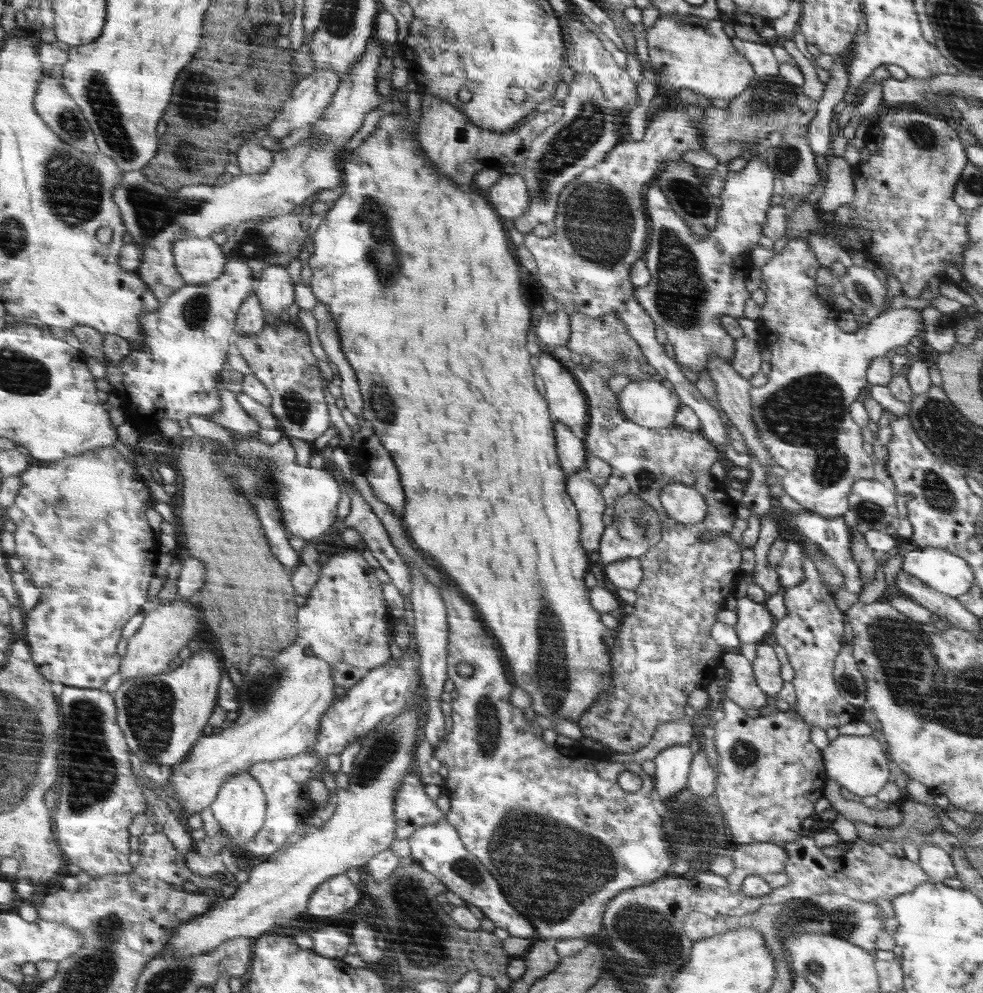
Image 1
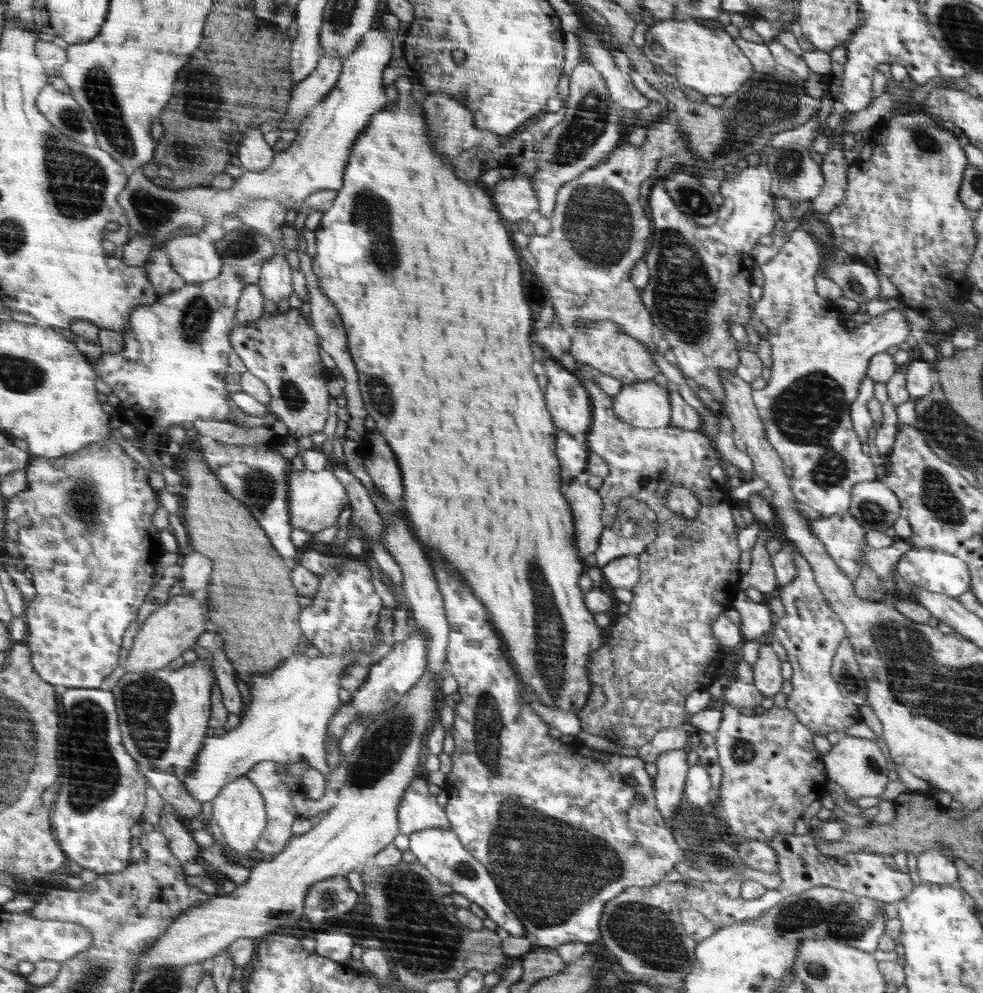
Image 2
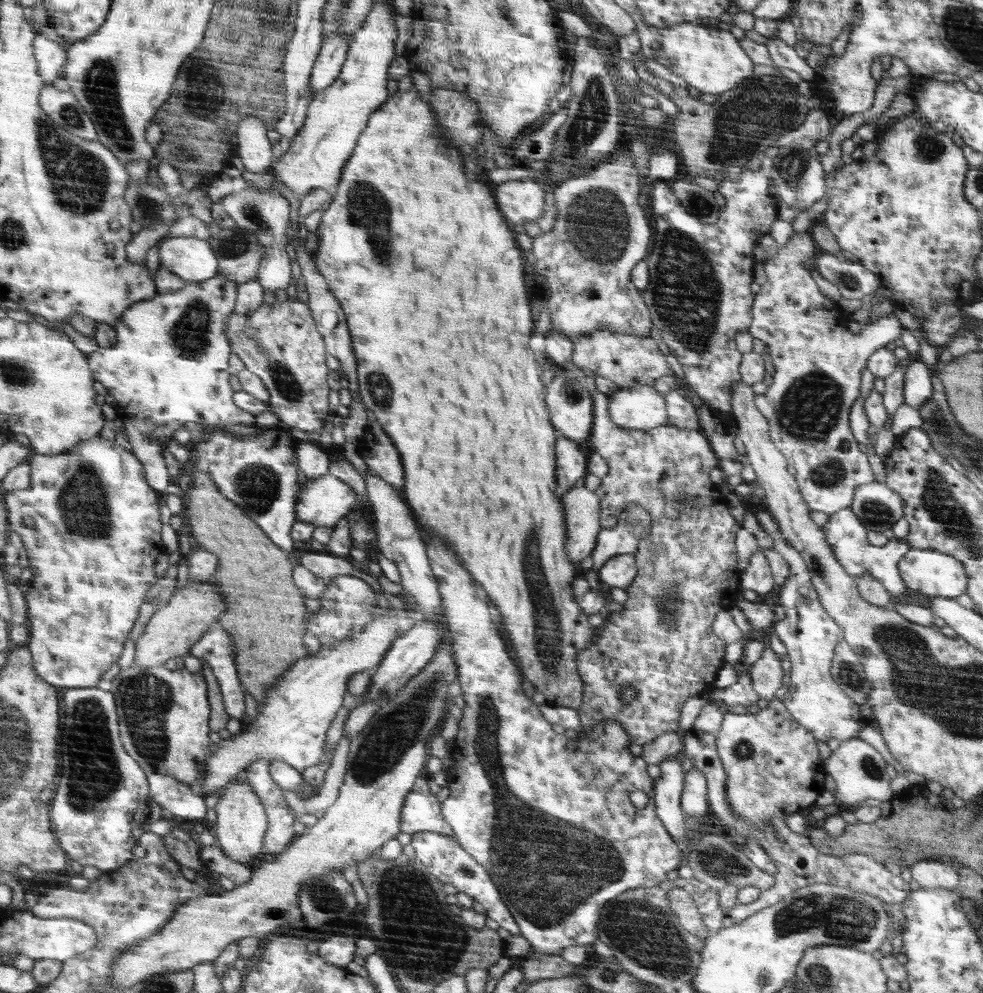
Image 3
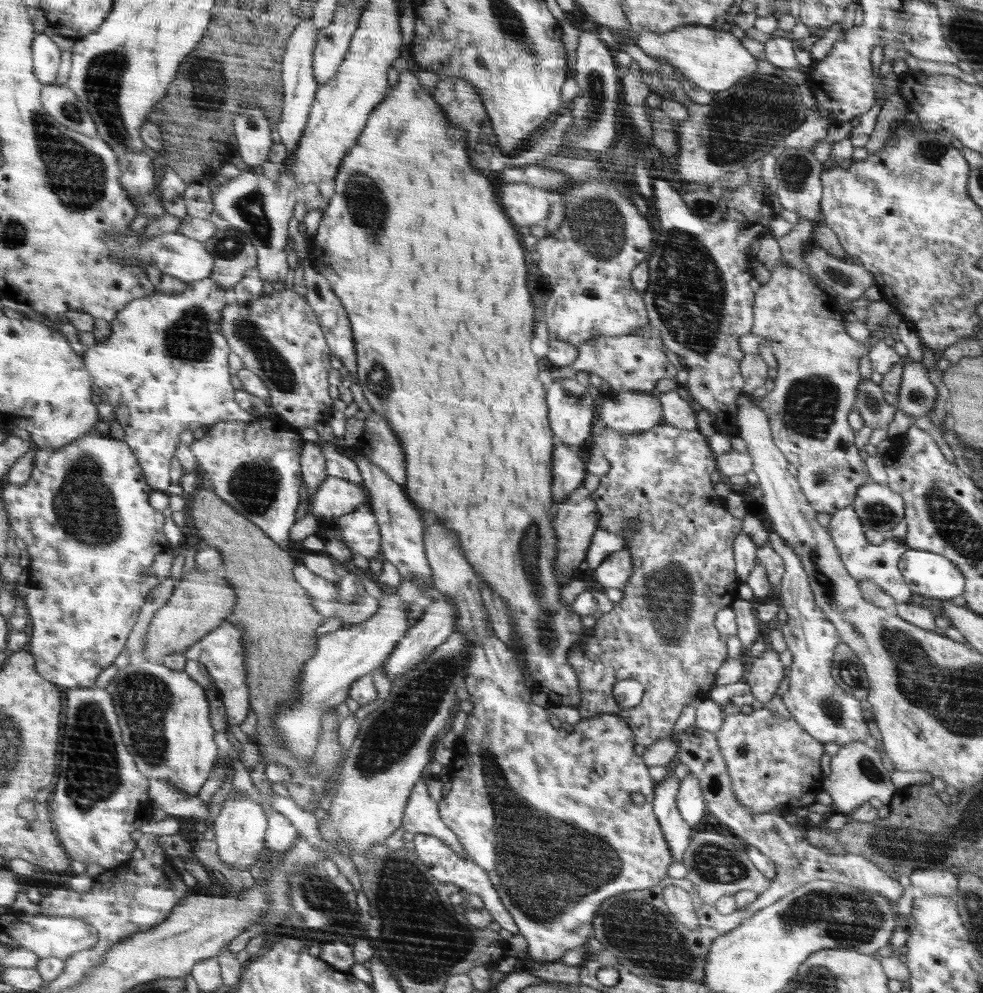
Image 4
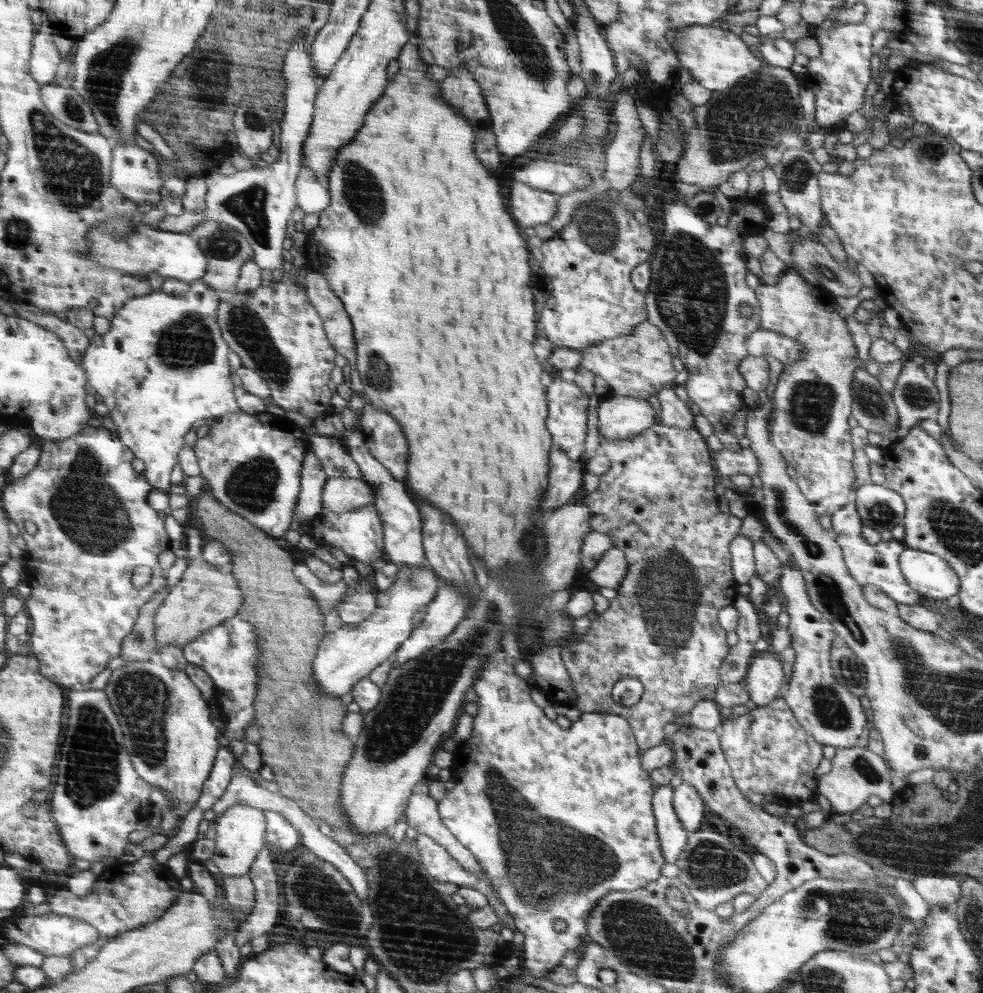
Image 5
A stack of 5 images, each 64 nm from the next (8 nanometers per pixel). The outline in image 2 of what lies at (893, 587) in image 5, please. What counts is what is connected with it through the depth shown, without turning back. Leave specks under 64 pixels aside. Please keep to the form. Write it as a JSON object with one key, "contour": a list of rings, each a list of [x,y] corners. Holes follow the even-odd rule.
{"contour":[[[850,512],[837,513],[828,517],[822,517],[820,520],[808,520],[808,525],[812,528],[812,535],[819,539],[820,542],[826,546],[827,553],[831,555],[836,563],[838,563],[840,570],[848,575],[851,582],[855,583],[858,573],[861,571],[862,565],[868,565],[873,571],[877,572],[879,577],[886,582],[886,587],[895,587],[896,580],[892,581],[892,568],[902,558],[905,552],[908,552],[914,546],[909,540],[893,541],[893,543],[886,548],[870,548],[865,541],[864,528],[850,515]]]}

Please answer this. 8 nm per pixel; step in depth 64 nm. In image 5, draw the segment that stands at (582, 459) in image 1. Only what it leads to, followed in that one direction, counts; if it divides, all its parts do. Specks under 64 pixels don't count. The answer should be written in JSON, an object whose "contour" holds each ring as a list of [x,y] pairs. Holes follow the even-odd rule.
{"contour":[[[554,450],[552,452],[552,482],[548,482],[548,498],[544,498],[544,512],[552,512],[552,508],[566,505],[570,500],[570,496],[582,486],[582,466],[578,462],[574,462],[567,452]]]}

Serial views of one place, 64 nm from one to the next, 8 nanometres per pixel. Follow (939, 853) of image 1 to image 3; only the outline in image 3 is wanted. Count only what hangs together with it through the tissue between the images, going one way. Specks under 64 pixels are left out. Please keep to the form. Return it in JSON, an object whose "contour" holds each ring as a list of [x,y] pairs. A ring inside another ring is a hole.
{"contour":[[[924,859],[911,867],[911,878],[920,888],[956,890],[959,884],[957,867],[940,859]]]}

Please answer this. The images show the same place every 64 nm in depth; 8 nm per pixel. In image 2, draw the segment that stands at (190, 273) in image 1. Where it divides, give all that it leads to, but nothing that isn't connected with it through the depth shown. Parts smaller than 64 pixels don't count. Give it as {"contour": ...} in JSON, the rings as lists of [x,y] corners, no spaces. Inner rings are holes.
{"contour":[[[199,235],[177,236],[169,242],[168,258],[172,266],[190,284],[203,283],[218,278],[225,264],[216,242]]]}

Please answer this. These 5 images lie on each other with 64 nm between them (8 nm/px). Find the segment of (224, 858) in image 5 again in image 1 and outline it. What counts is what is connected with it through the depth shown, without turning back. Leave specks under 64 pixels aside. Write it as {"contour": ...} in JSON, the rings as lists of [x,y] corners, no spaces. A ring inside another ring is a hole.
{"contour":[[[244,771],[230,777],[228,782],[223,784],[219,797],[211,809],[222,826],[222,830],[233,837],[237,848],[242,848],[248,841],[254,839],[255,834],[263,828],[267,810],[266,794],[260,782],[248,771]]]}

